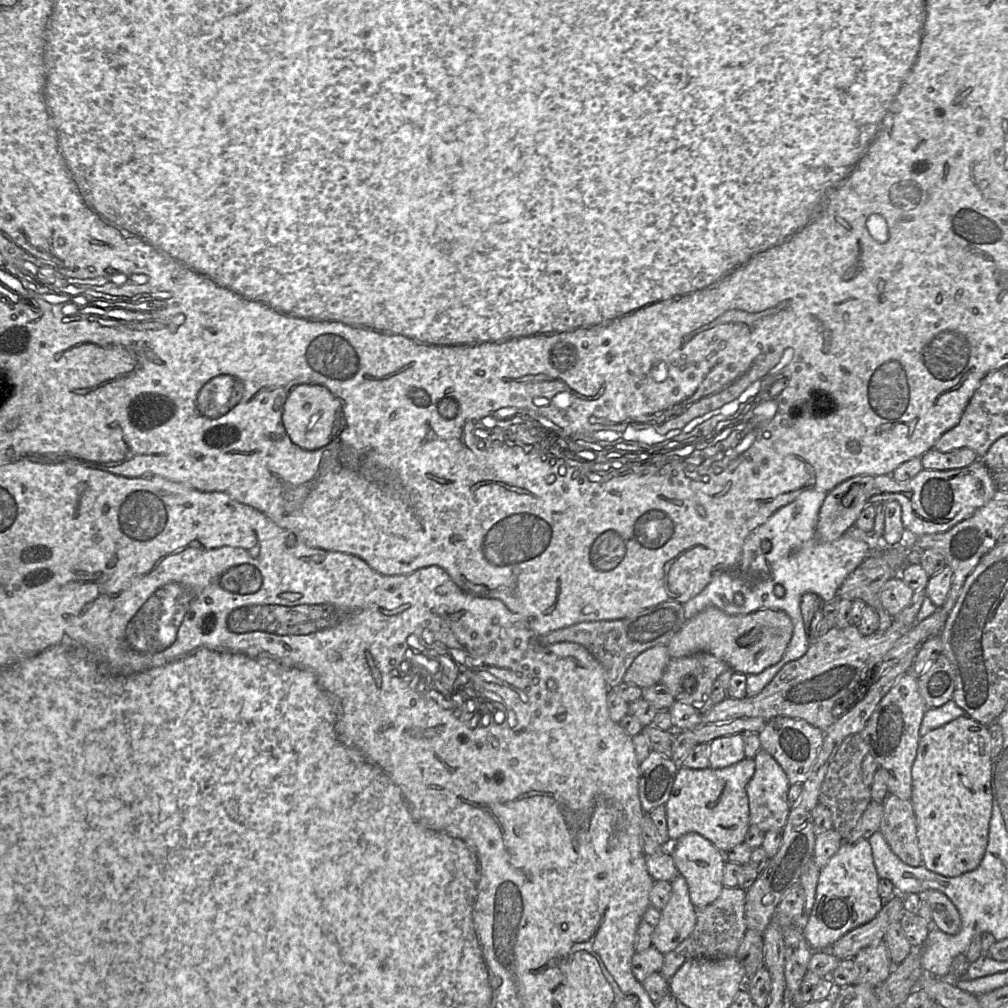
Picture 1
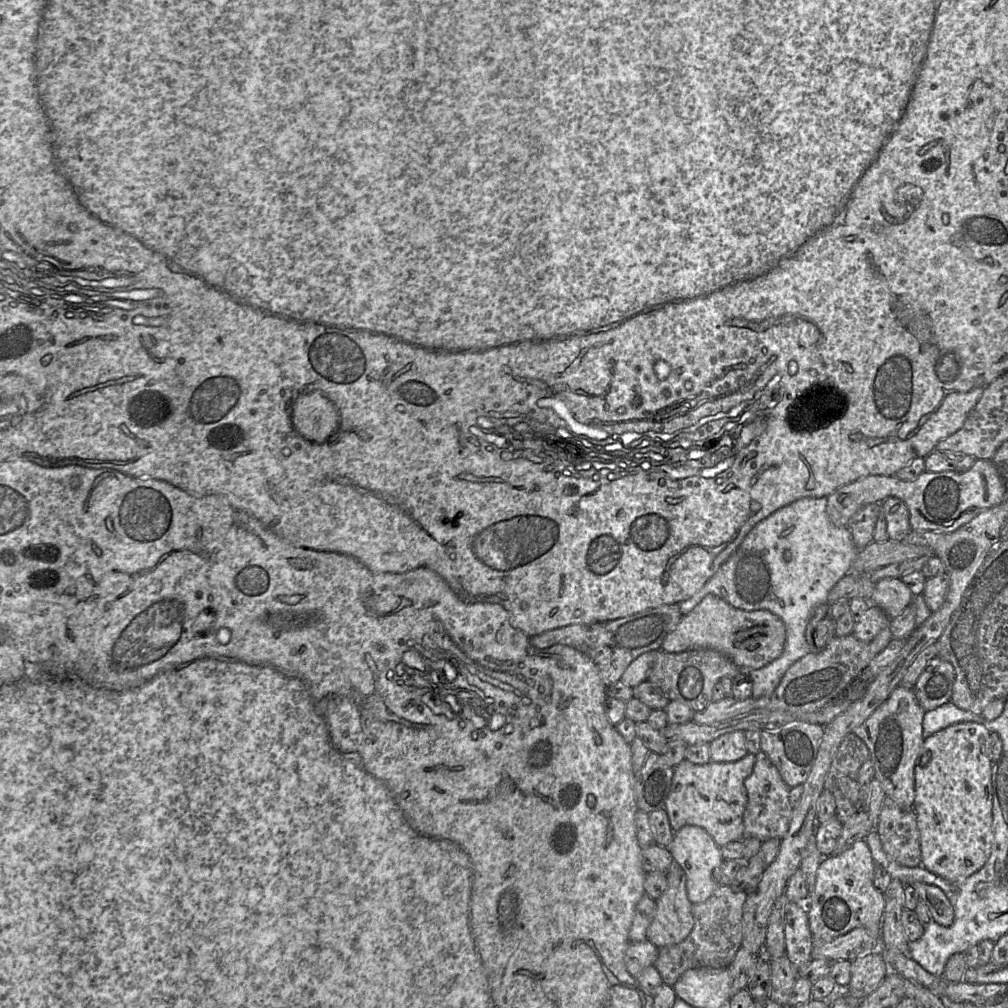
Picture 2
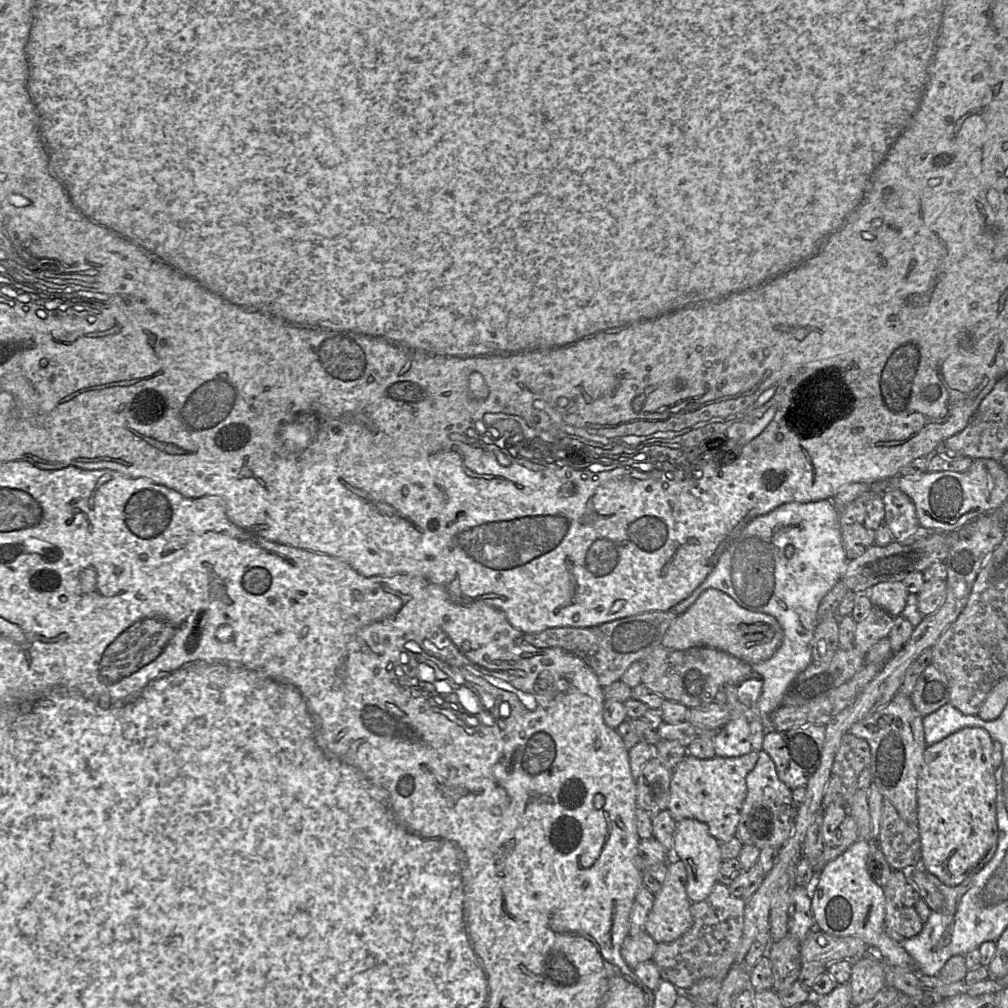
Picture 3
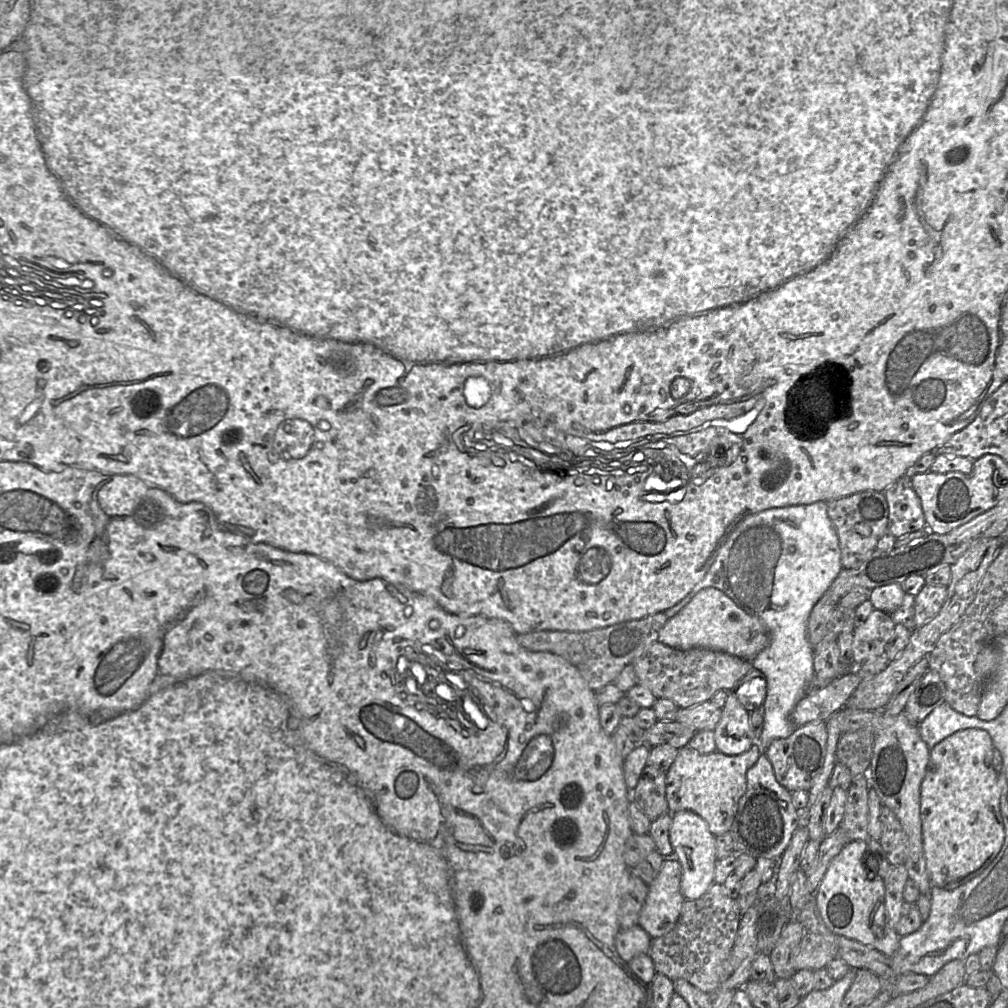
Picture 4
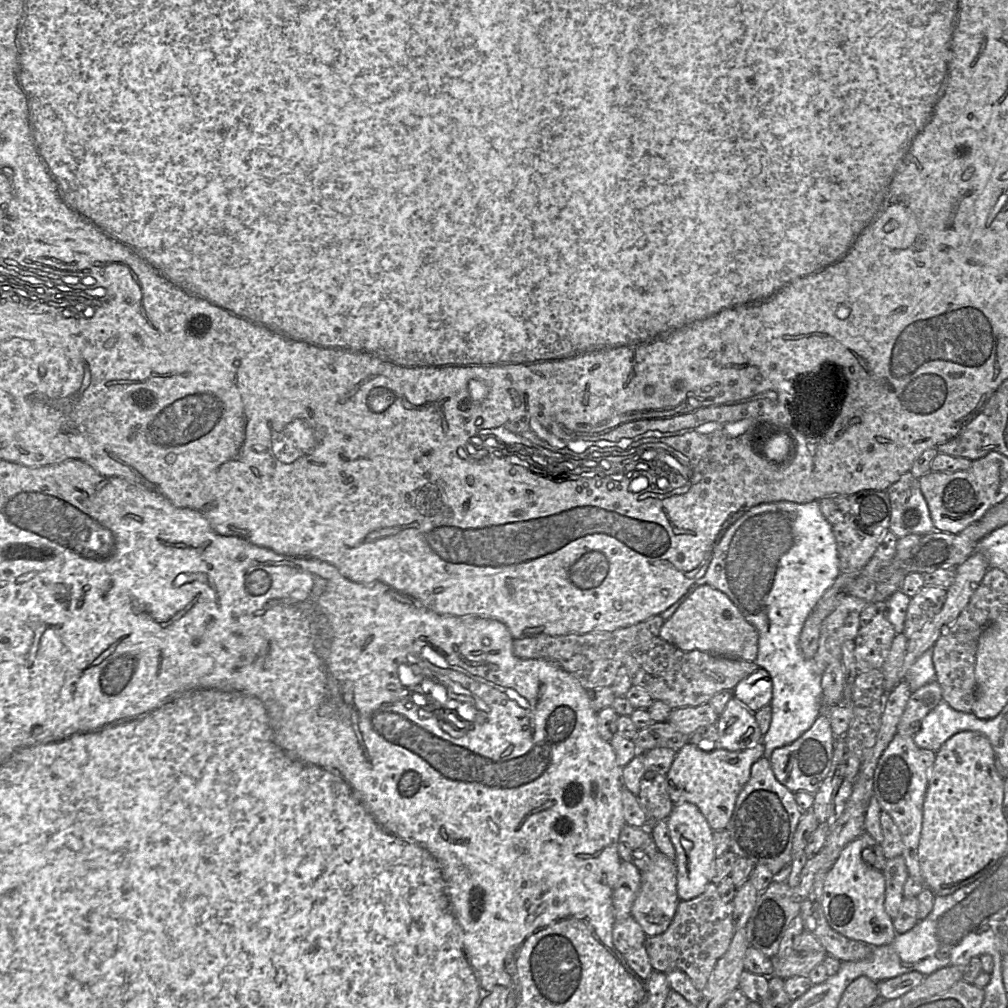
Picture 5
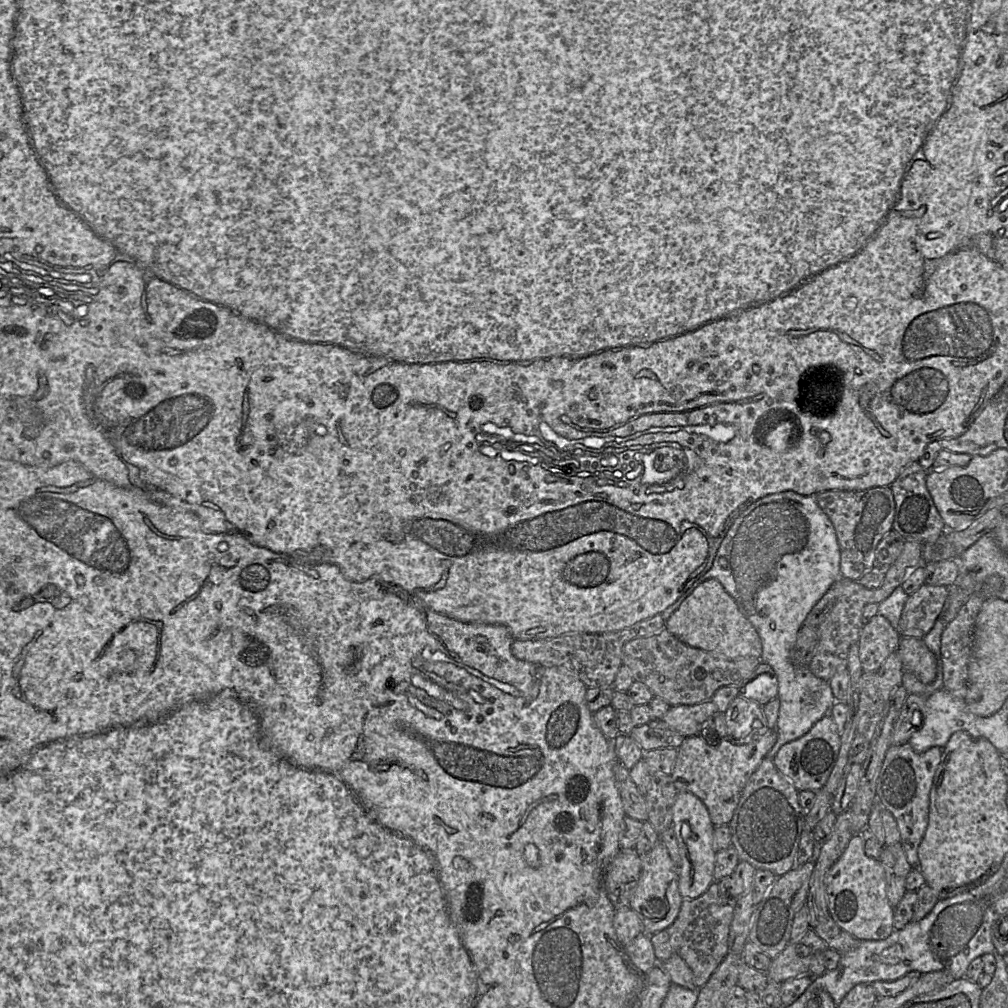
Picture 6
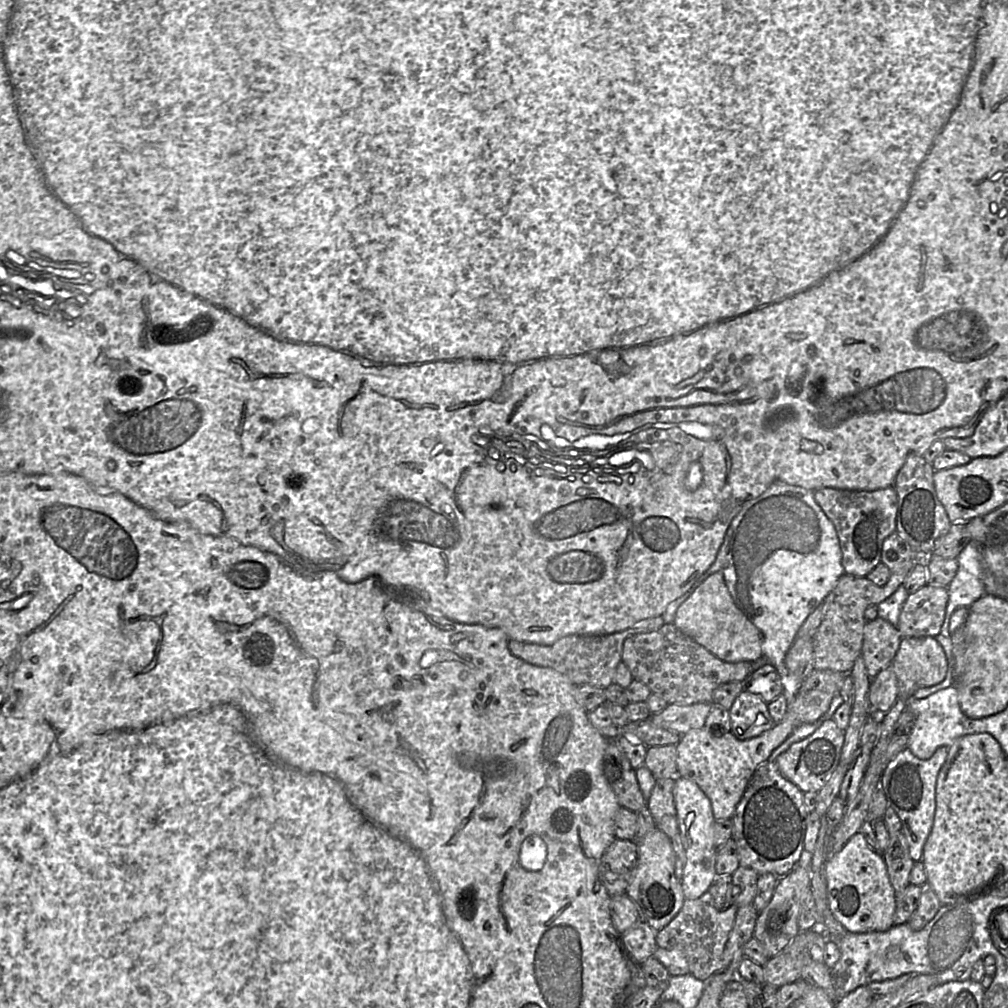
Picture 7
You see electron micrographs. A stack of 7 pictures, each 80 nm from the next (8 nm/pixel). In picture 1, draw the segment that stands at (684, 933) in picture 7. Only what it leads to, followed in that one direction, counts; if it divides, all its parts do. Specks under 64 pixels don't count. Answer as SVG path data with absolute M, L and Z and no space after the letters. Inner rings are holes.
M723 887L720 895L710 904L697 908L697 922L692 933L674 950L664 954L660 973L668 981L689 959L724 959L736 956L748 929L745 918L747 891L739 887Z

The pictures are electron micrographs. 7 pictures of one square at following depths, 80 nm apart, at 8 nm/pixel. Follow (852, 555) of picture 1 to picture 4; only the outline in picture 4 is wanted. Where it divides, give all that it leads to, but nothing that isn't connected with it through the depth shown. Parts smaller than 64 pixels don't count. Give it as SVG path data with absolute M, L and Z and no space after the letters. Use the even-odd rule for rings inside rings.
M827 502L770 508L744 518L718 550L704 578L680 602L664 611L669 619L683 609L700 590L715 587L730 597L740 609L767 627L770 642L751 661L754 669L763 672L767 679L767 693L762 706L764 728L758 743L755 743L760 747L761 754L765 753L773 740L789 737L798 727L792 721L791 714L807 694L815 677L813 646L807 637L808 619L814 605L826 593L841 570L839 539L827 513Z

